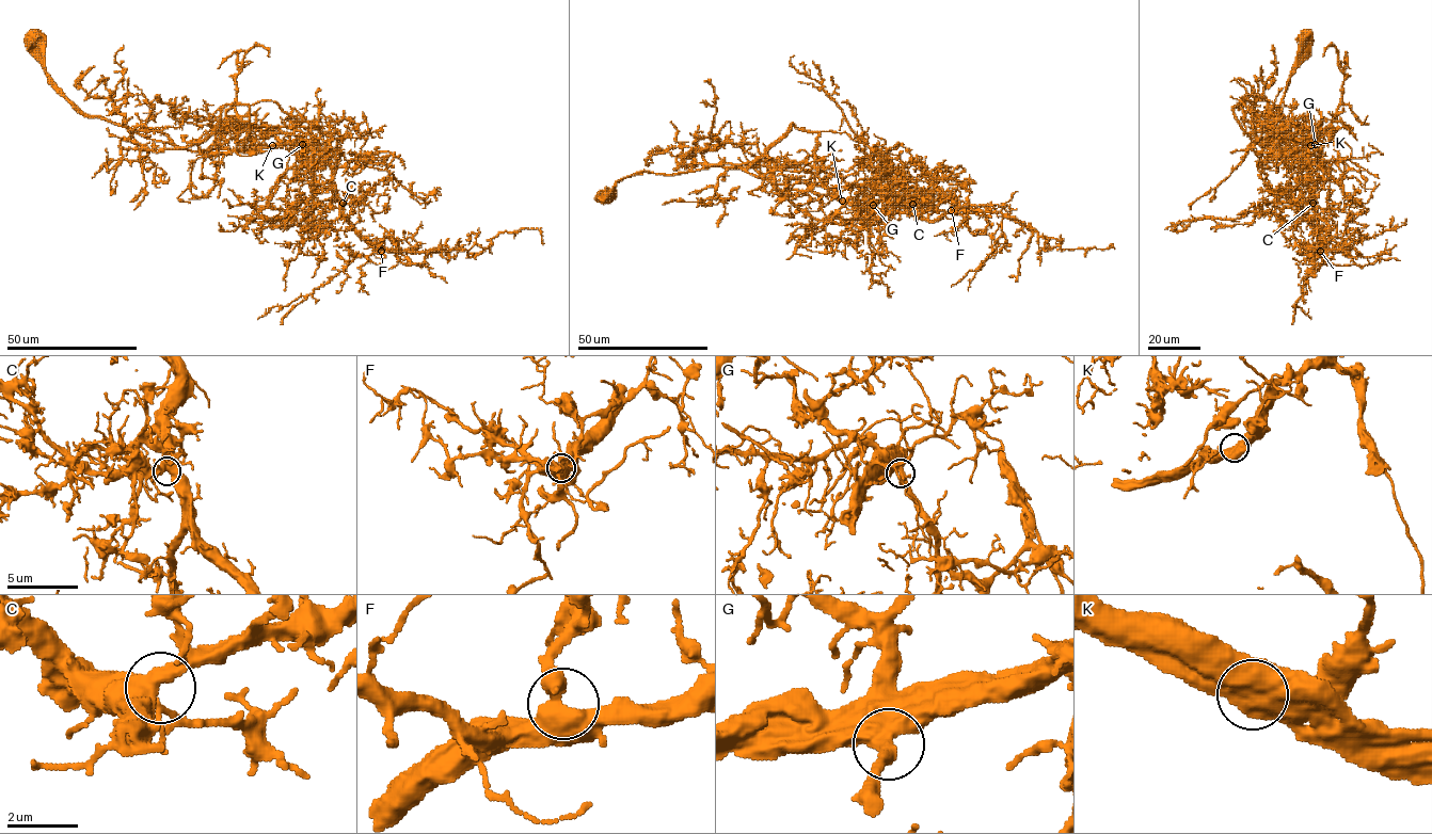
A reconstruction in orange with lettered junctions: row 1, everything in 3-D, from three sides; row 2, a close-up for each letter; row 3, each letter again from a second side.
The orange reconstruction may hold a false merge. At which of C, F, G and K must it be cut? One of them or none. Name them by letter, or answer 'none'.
none

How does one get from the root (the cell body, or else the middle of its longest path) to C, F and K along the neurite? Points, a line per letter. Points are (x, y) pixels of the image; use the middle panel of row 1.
C: (607, 198), (618, 181), (639, 173), (677, 175), (721, 165), (848, 203), (896, 196), (901, 204), (912, 204)
F: (607, 198), (618, 181), (639, 173), (677, 175), (721, 165), (848, 203), (896, 196), (931, 221), (951, 210)
K: (607, 198), (618, 181), (639, 173), (677, 175), (721, 165), (743, 167), (790, 189), (837, 195), (842, 201)

